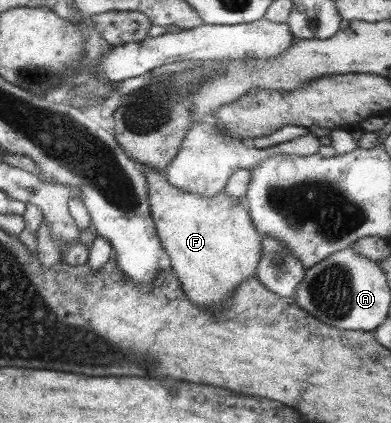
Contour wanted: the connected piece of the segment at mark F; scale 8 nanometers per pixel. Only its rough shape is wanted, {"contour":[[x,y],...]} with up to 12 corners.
{"contour":[[141,168],[185,296],[220,311],[255,277],[246,200],[204,197]]}

